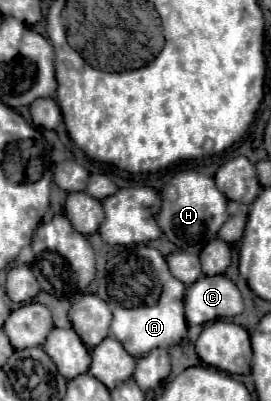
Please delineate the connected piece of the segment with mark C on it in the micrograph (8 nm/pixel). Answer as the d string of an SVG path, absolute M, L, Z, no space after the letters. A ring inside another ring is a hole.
M202 276L188 286L184 304L188 324L232 318L244 310L240 290L226 276Z

